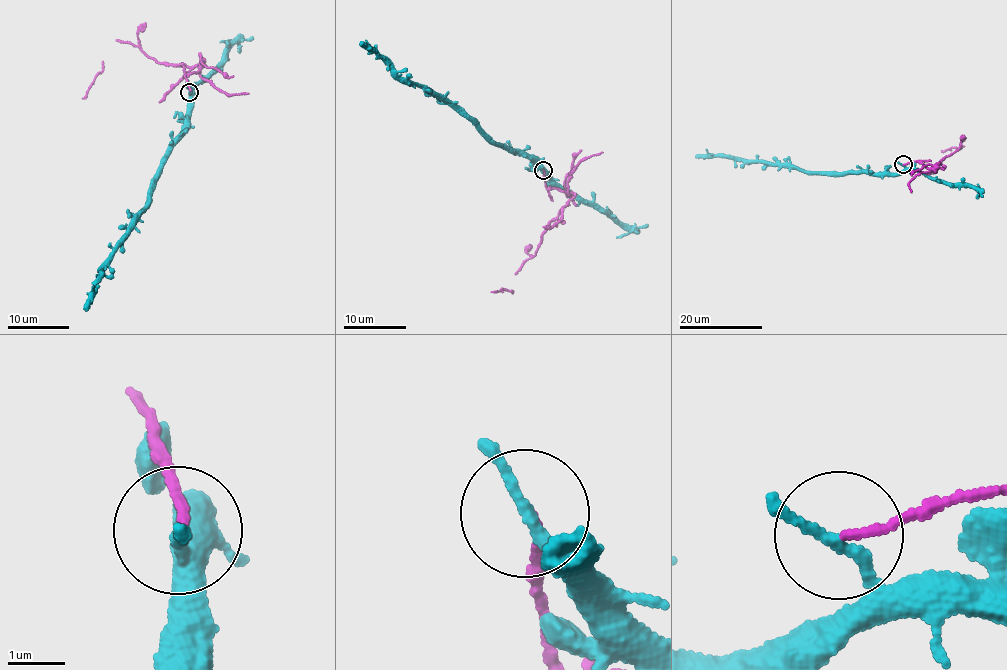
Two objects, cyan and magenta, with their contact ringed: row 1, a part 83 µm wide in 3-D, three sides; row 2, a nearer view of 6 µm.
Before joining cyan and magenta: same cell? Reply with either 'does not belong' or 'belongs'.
does not belong

